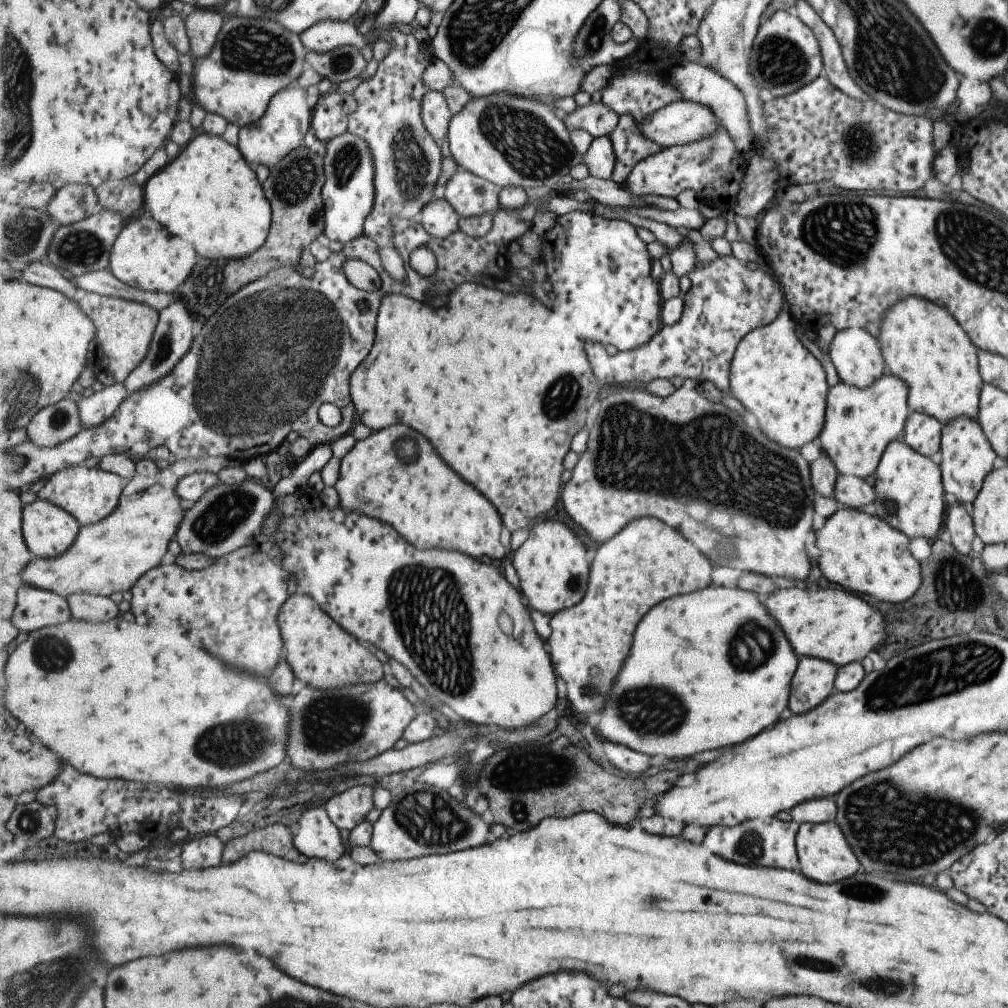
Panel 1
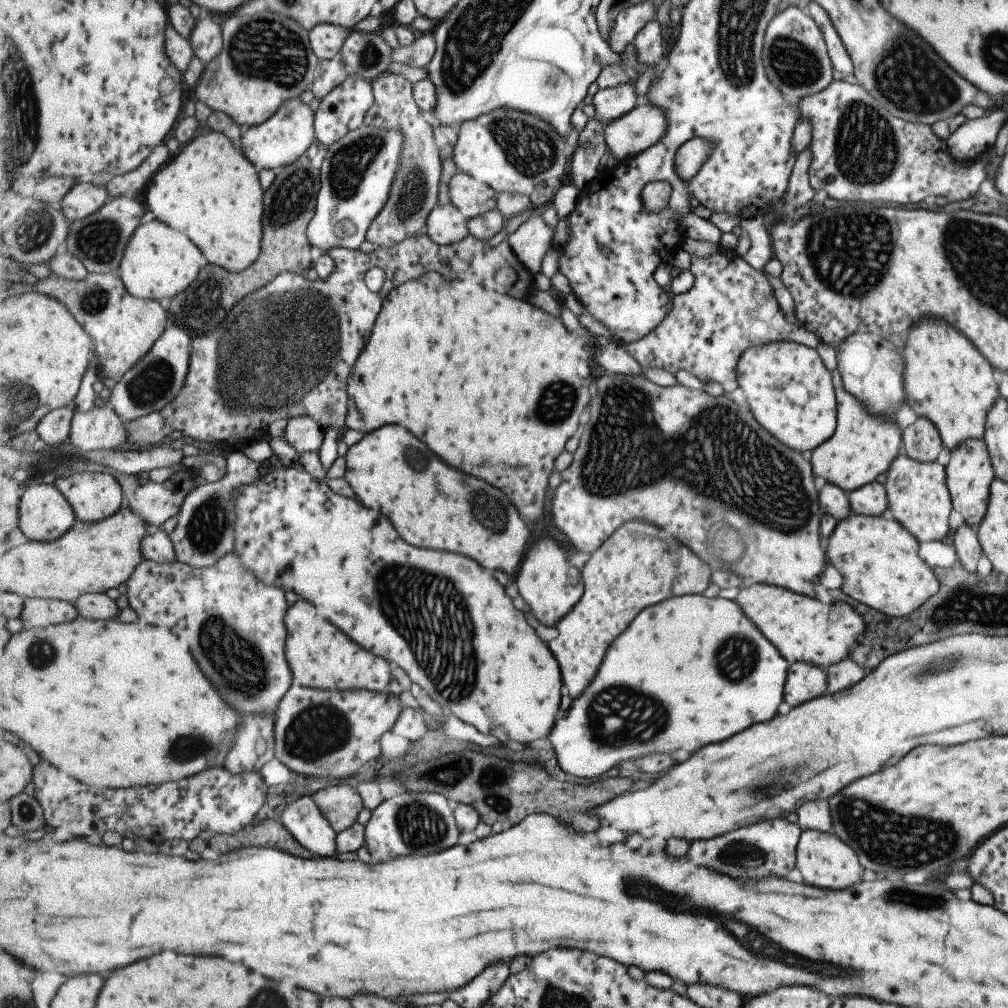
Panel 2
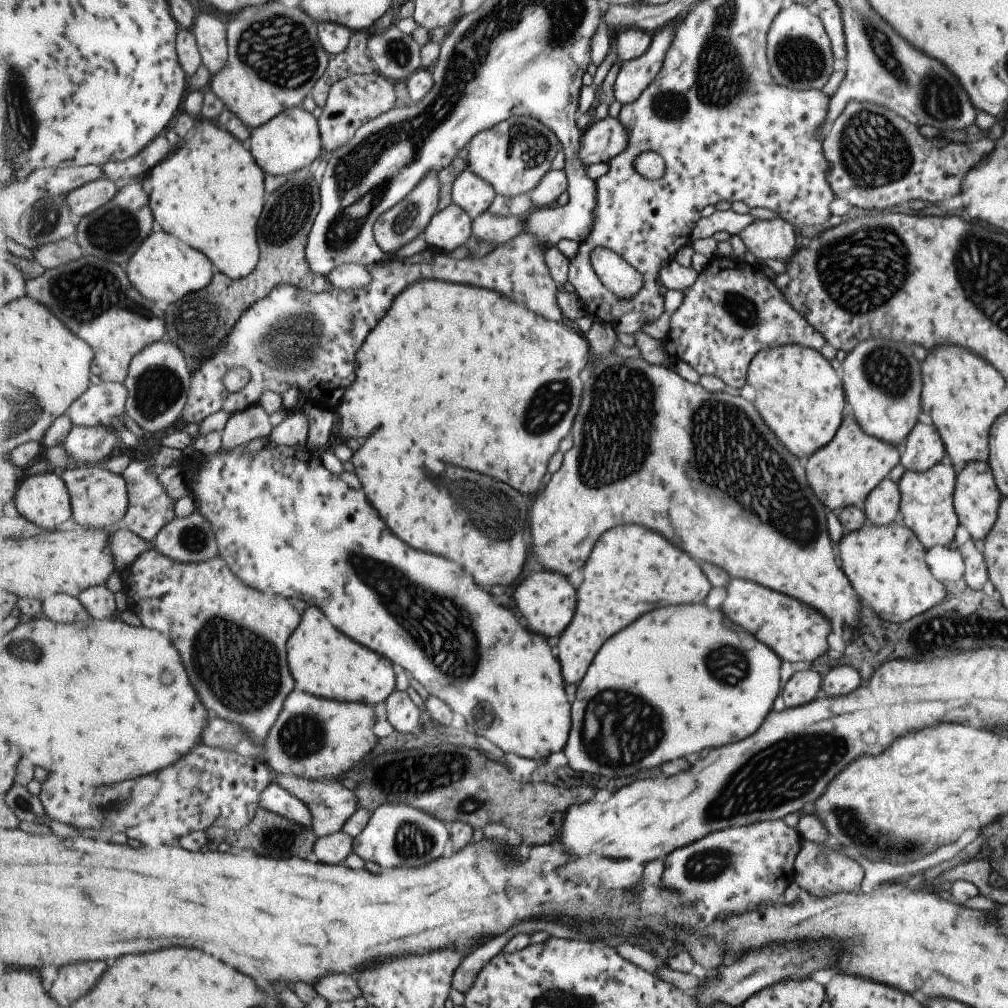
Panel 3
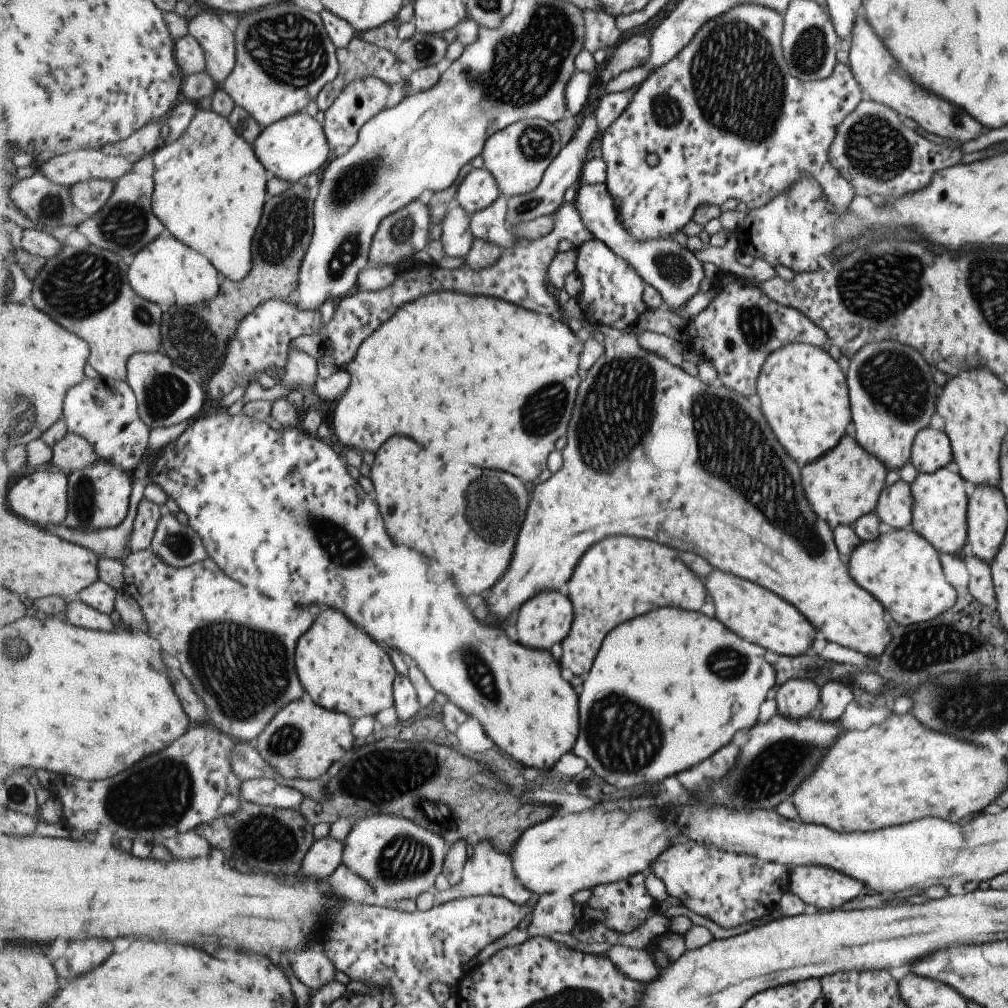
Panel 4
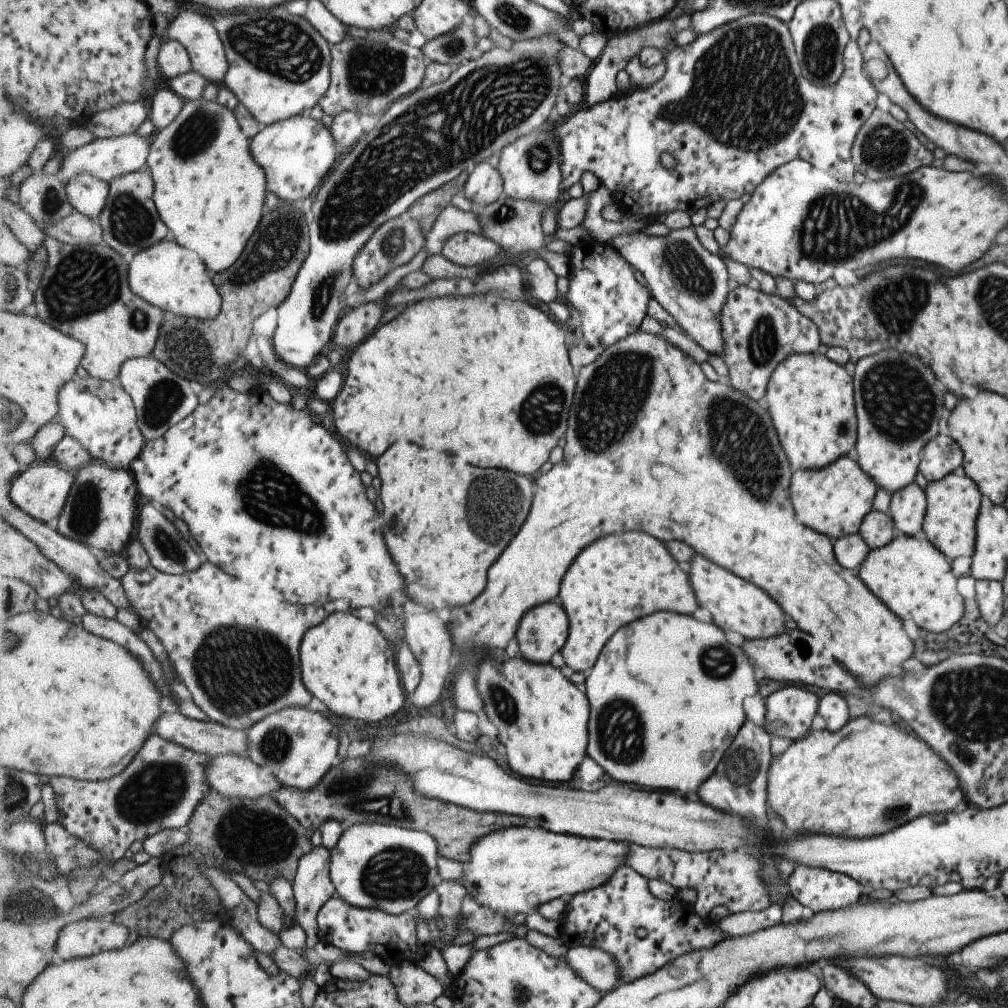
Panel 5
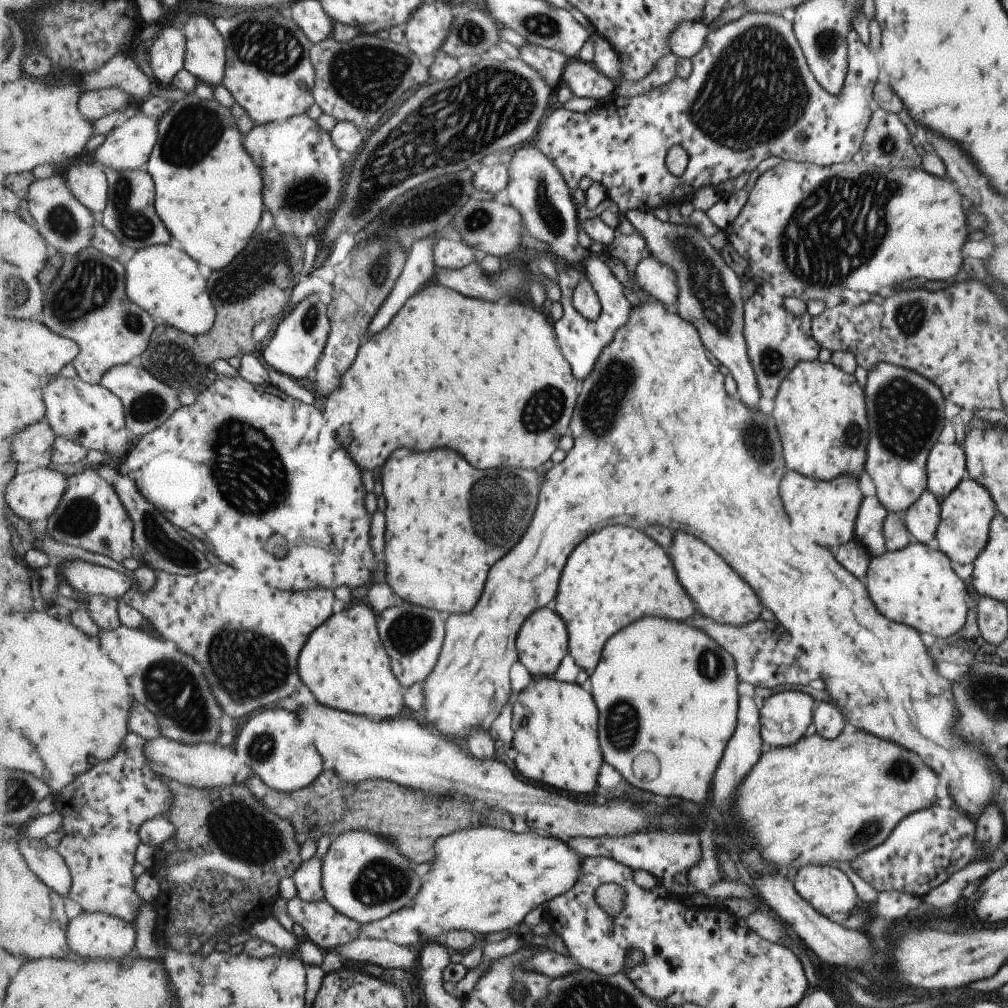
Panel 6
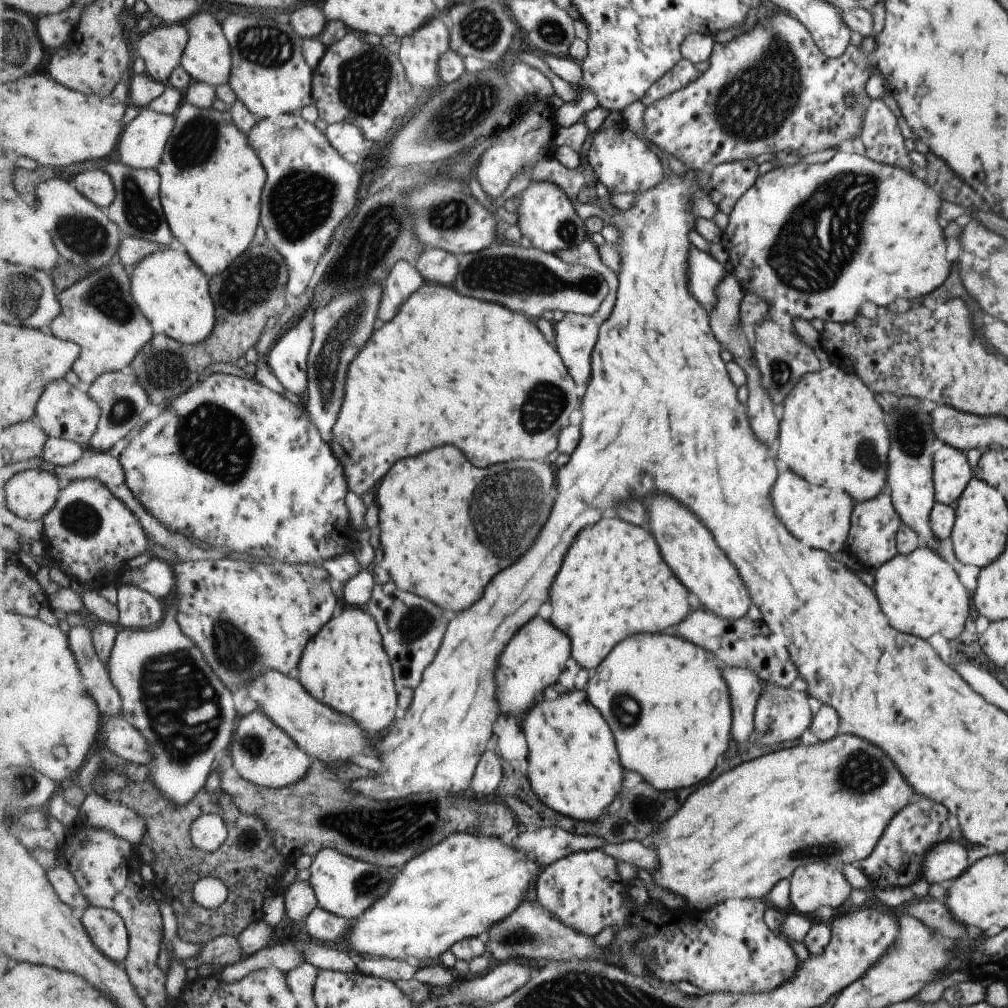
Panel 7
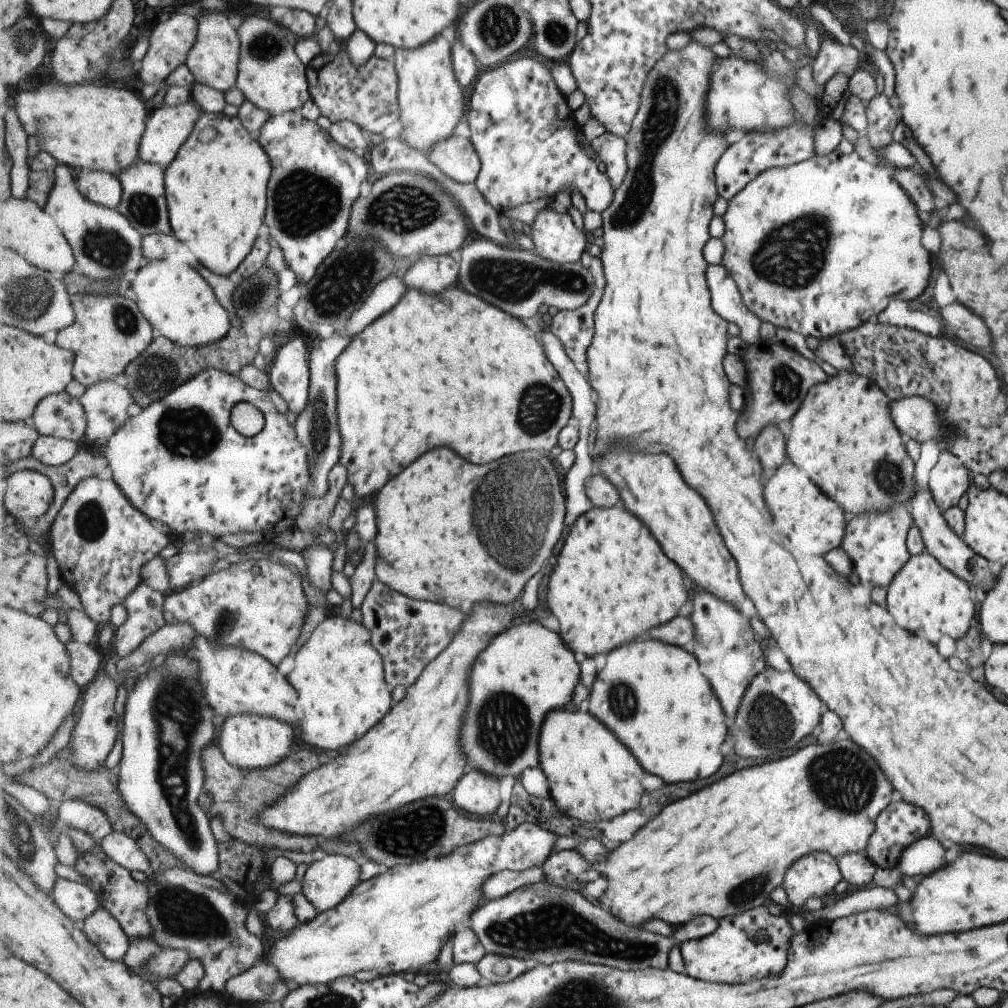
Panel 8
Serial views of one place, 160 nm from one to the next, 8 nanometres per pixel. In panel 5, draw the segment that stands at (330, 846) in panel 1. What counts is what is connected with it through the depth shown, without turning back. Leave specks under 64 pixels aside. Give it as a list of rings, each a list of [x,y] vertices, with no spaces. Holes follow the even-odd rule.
[[[219,755],[212,758],[208,769],[210,790],[231,798],[258,799],[274,795],[284,784],[262,766],[249,758],[237,755]]]

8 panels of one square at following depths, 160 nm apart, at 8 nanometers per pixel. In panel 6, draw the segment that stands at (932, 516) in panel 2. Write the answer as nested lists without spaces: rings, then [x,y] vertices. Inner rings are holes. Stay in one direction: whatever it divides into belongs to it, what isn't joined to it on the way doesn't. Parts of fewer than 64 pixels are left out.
[[[965,476],[939,500],[939,504],[940,511],[934,530],[938,550],[947,556],[951,564],[973,562],[987,542],[989,523],[996,513],[989,493],[978,482]]]

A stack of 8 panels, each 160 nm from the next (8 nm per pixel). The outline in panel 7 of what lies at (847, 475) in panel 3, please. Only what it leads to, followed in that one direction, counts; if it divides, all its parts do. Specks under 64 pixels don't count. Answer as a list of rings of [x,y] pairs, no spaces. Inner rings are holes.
[[[793,472],[779,474],[779,484],[775,484],[775,508],[779,508],[779,520],[787,520],[789,532],[795,532],[803,544],[809,548],[821,548],[829,554],[845,548],[852,498],[847,494],[829,489],[824,485],[807,484],[803,478],[797,478]]]

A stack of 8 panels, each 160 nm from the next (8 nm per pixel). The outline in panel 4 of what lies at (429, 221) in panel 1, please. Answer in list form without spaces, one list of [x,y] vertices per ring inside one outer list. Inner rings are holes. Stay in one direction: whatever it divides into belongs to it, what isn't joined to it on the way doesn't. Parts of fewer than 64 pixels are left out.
[[[458,203],[444,217],[440,240],[448,256],[467,258],[476,240],[470,222],[471,215]]]

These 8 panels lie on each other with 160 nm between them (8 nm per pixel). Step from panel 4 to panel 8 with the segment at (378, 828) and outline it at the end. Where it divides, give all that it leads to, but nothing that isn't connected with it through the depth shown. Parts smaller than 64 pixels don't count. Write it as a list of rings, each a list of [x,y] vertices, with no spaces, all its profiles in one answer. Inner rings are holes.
[[[327,854],[320,861],[310,862],[303,878],[302,892],[320,910],[326,913],[337,908],[361,882],[362,861],[343,854]]]

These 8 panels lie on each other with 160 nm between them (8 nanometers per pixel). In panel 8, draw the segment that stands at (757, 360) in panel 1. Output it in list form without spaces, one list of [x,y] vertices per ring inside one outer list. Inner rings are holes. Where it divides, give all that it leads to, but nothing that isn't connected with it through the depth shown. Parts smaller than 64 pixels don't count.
[[[838,370],[834,376],[828,376],[821,384],[811,387],[809,392],[803,397],[802,402],[803,404],[799,406],[799,409],[793,414],[793,418],[789,420],[789,423],[784,429],[785,454],[790,462],[795,464],[795,468],[799,468],[801,472],[807,472],[807,476],[811,476],[811,480],[815,480],[815,484],[818,485],[819,490],[827,494],[831,500],[837,502],[845,514],[856,515],[871,511],[884,511],[891,508],[891,505],[907,502],[915,484],[914,463],[905,453],[903,436],[891,420],[890,402],[887,400],[885,393],[873,380],[870,381],[867,377],[859,376],[853,371]]]

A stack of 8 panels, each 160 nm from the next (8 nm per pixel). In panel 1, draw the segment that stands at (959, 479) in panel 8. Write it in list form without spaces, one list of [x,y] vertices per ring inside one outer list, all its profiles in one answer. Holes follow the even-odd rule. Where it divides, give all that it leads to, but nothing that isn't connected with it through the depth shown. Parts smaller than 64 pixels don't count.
[[[913,411],[905,420],[901,440],[924,457],[939,450],[942,424],[932,416]]]

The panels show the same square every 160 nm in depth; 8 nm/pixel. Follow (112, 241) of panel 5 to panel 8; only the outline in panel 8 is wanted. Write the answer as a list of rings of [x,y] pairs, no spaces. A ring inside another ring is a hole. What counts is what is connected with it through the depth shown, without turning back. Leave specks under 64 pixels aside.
[[[139,160],[139,162],[132,163],[130,167],[121,172],[119,177],[124,195],[117,210],[122,212],[123,216],[126,216],[130,223],[139,232],[142,232],[143,236],[155,233],[173,233],[166,197],[166,167],[157,163],[146,163],[143,160]]]

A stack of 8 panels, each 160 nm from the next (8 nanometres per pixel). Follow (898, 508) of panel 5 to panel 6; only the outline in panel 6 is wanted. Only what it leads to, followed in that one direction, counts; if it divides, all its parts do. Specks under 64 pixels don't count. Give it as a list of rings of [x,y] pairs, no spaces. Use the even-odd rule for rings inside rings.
[[[926,488],[910,504],[904,514],[904,525],[912,540],[928,545],[934,538],[939,516],[939,498]]]

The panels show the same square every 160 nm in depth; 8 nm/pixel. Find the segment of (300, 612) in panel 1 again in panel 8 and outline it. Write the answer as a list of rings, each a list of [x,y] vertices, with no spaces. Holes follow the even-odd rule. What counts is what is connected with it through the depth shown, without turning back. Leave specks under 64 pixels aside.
[[[343,616],[326,617],[313,630],[305,645],[294,654],[294,669],[288,675],[298,692],[296,709],[302,726],[297,728],[301,740],[321,750],[339,750],[362,739],[373,727],[377,727],[394,708],[391,686],[386,679],[383,655],[375,648],[371,629],[363,622],[355,622]]]

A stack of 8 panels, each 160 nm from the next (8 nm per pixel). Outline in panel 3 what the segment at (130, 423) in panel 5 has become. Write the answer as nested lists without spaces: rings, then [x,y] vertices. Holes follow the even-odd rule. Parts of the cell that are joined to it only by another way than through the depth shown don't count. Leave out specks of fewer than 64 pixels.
[[[101,380],[98,385],[89,385],[89,390],[83,393],[71,406],[67,414],[71,417],[74,425],[94,427],[105,425],[113,429],[113,418],[126,414],[126,402],[128,399],[127,388],[123,383],[112,383]]]

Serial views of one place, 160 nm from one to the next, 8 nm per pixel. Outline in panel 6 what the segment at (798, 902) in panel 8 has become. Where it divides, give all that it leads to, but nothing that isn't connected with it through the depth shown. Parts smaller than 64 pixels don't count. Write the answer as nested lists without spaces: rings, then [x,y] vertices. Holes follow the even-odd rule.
[[[803,865],[791,880],[798,895],[824,917],[849,912],[859,900],[847,876],[833,866]]]

